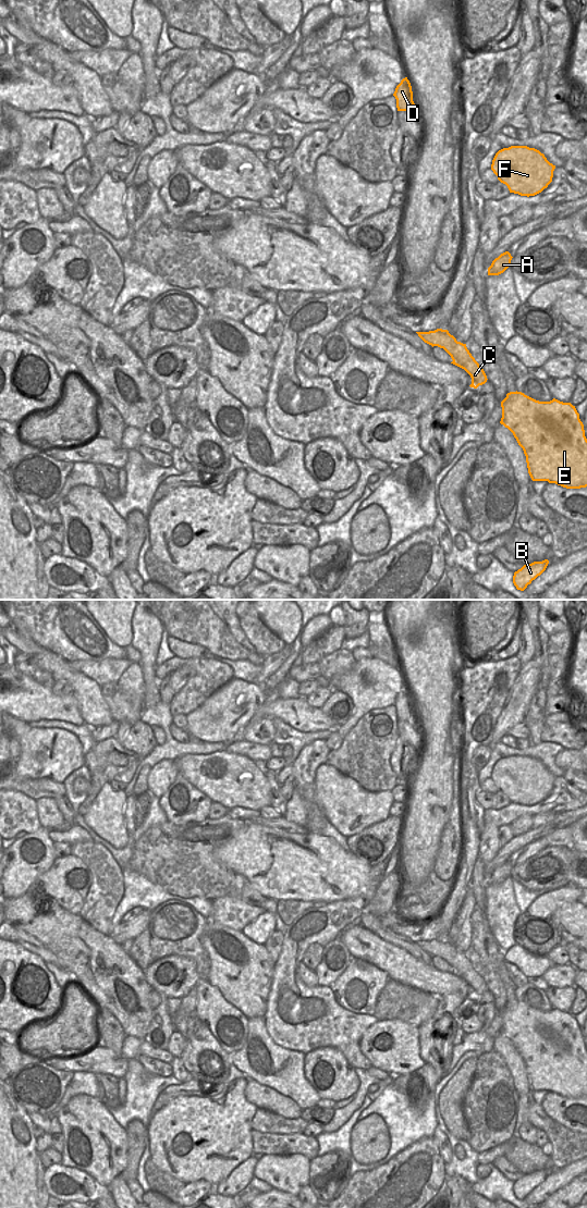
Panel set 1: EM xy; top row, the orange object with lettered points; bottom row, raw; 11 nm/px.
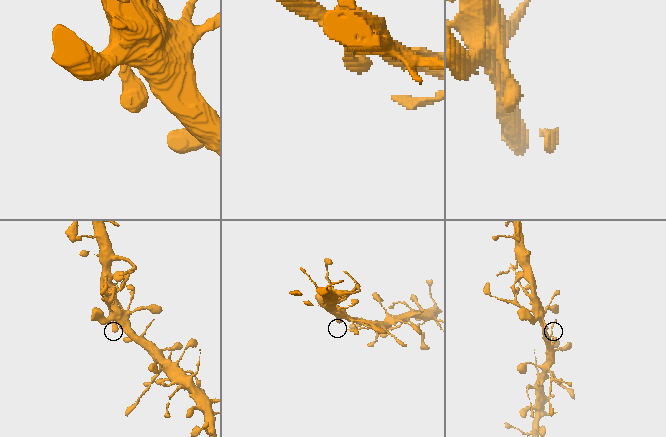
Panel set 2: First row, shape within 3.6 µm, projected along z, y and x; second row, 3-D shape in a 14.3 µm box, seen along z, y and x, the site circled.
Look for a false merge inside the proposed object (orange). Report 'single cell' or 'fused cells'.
single cell

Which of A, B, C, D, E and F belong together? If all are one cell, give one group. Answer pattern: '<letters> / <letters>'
A B C D E F

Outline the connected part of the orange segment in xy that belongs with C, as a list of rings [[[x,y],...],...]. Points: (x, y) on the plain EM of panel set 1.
[[[437,938],[429,941],[416,941],[418,946],[427,953],[443,958],[452,967],[453,974],[464,978],[472,987],[470,997],[477,998],[487,991],[487,985],[484,978],[472,965],[466,953],[457,951],[448,939]]]

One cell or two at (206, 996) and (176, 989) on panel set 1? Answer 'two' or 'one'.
two

